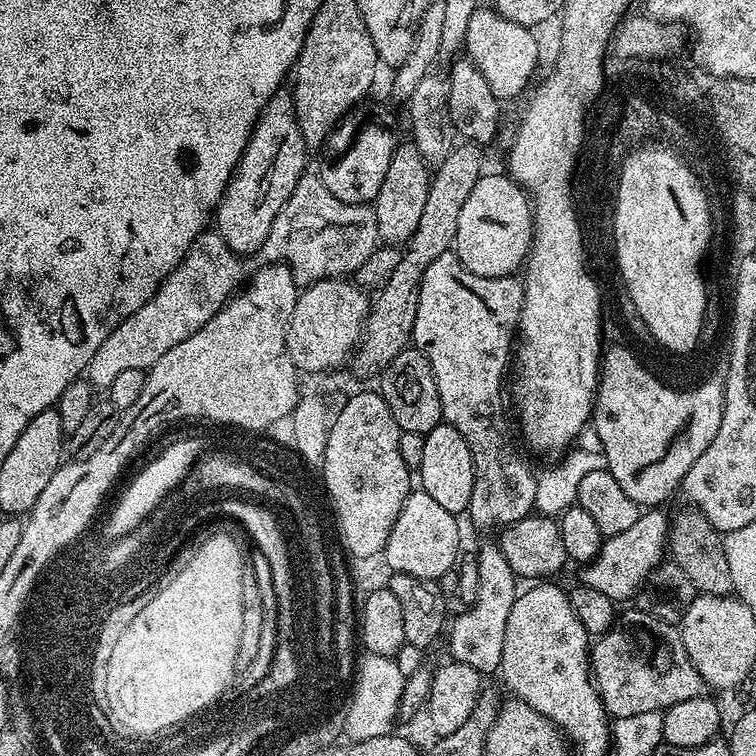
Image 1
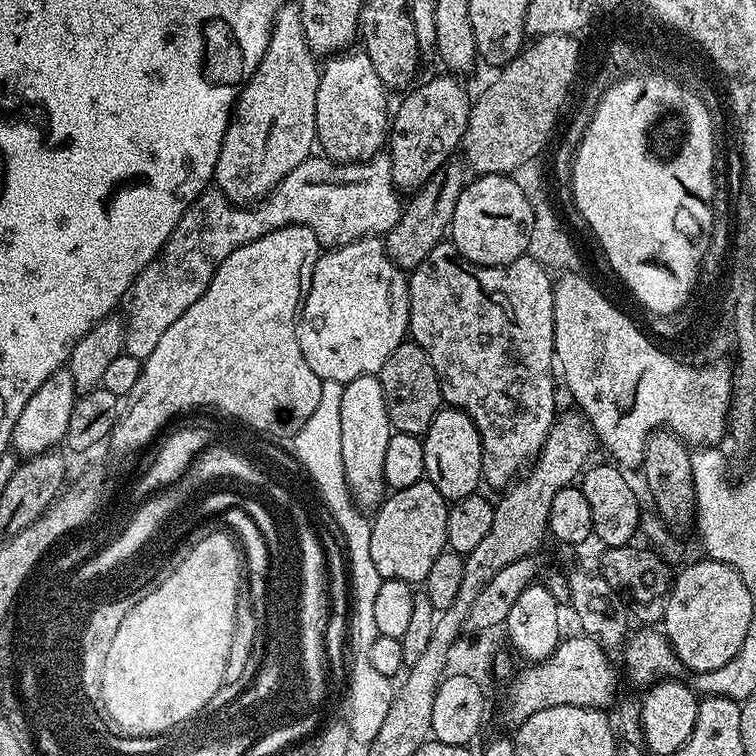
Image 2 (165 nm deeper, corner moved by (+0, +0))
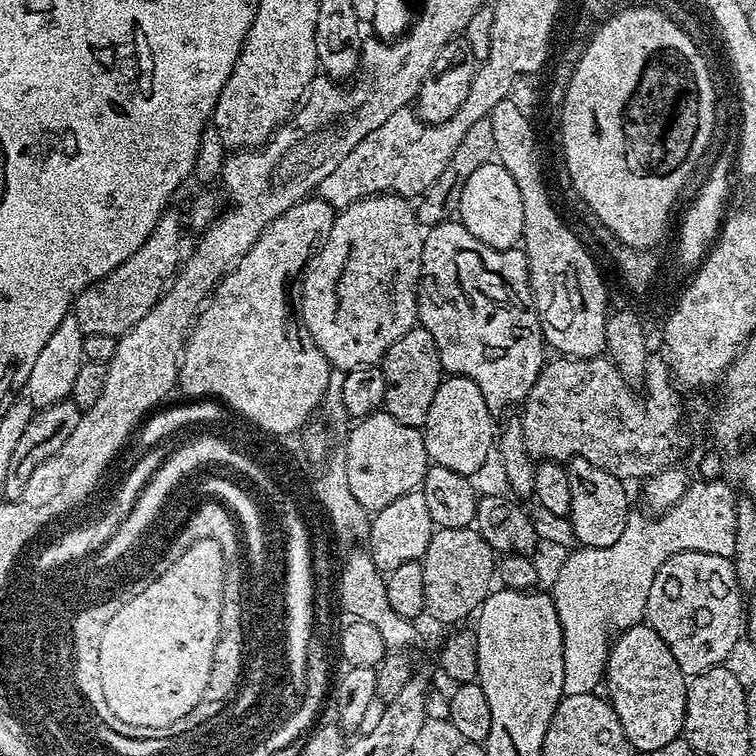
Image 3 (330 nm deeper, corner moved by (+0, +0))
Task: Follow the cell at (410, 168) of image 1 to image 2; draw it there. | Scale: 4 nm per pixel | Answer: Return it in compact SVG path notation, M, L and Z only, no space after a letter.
M452 74L436 76L425 84L417 83L400 105L395 105L386 141L387 155L392 157L392 180L397 189L422 187L441 166L453 159L452 152L461 147L473 101Z

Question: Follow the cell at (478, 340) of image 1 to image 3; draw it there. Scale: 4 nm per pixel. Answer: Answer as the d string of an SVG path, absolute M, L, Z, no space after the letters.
M455 219L431 225L422 246L416 314L419 327L434 334L440 367L447 375L470 378L470 382L482 390L482 398L486 398L486 406L493 414L500 414L515 404L516 407L523 405L546 363L546 345L536 313L536 300L532 297L532 287L528 281L528 259L523 247L486 246Z

